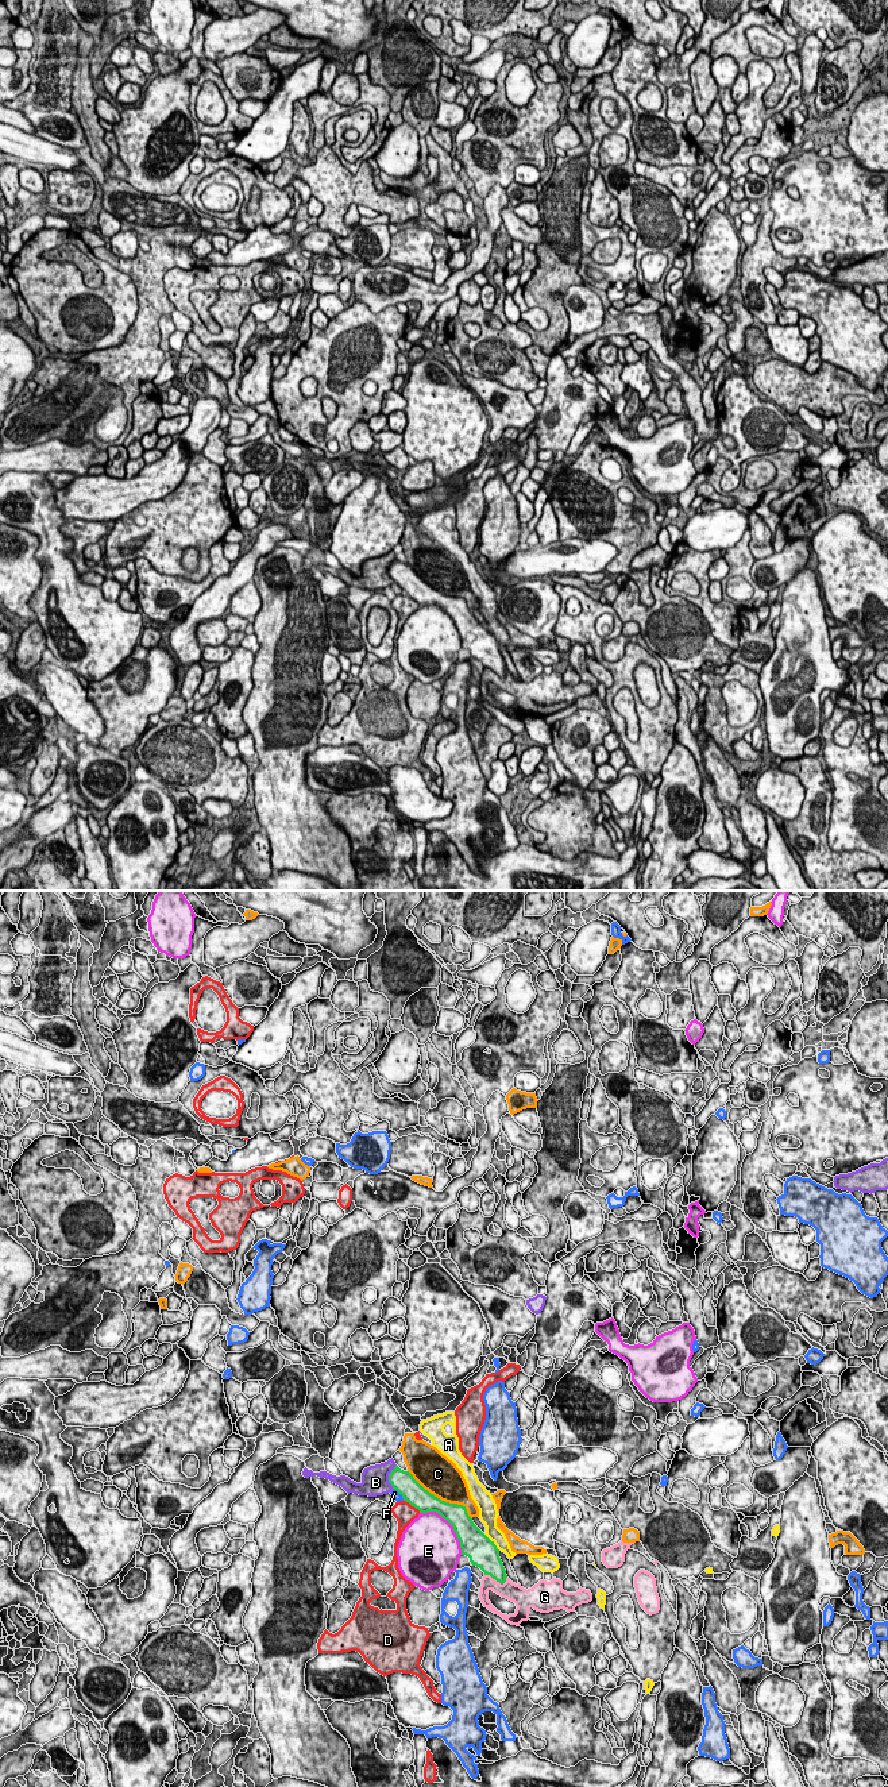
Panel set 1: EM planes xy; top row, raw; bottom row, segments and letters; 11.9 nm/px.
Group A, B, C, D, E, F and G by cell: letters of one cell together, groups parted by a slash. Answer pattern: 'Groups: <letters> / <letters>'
Groups: A / B / C / D / E / F / G

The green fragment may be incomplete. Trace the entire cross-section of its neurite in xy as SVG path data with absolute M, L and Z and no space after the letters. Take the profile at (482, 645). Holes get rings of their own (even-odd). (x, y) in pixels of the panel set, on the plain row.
M395 559L389 567L389 575L404 594L420 603L420 606L436 605L447 613L460 634L462 648L470 651L472 659L479 660L484 668L503 678L506 663L499 651L499 642L472 614L466 599L449 597L425 583L409 564Z

